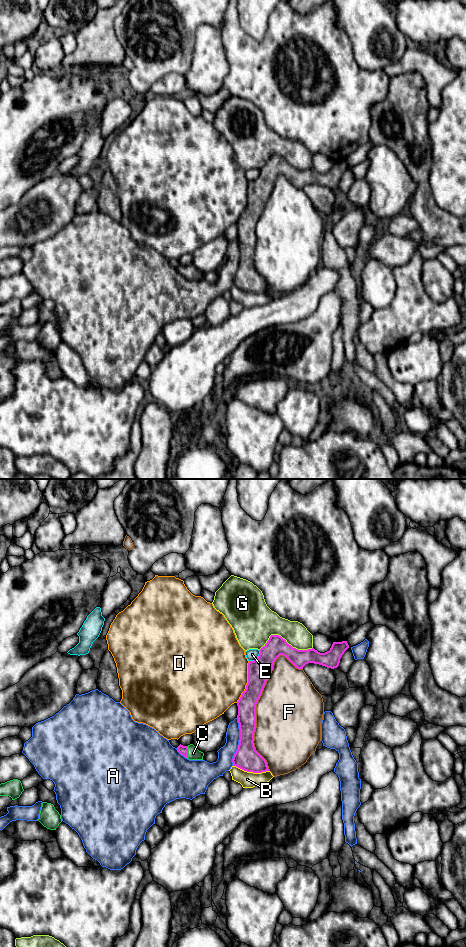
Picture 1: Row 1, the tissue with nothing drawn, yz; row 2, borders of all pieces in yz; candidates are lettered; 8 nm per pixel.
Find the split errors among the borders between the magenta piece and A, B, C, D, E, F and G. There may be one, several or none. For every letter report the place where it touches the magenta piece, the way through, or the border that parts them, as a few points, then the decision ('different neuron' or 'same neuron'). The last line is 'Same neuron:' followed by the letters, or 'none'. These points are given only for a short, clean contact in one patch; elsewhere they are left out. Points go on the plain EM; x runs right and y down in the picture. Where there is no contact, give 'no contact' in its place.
A: contact yz (239, 261); different neuron
B: contact yz (251, 291); different neuron
C: contact yz (187, 272); border yz (187, 266), (188, 278); different neuron
D: contact yz (248, 202); different neuron
E: contact yz (257, 178); different neuron
F: contact yz (255, 232); different neuron
G: contact yz (284, 159); different neuron
Same neuron: none

